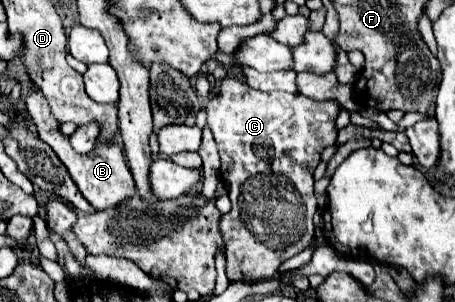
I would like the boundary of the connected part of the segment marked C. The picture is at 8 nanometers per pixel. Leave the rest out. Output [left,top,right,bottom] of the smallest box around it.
[207,78,337,280]

